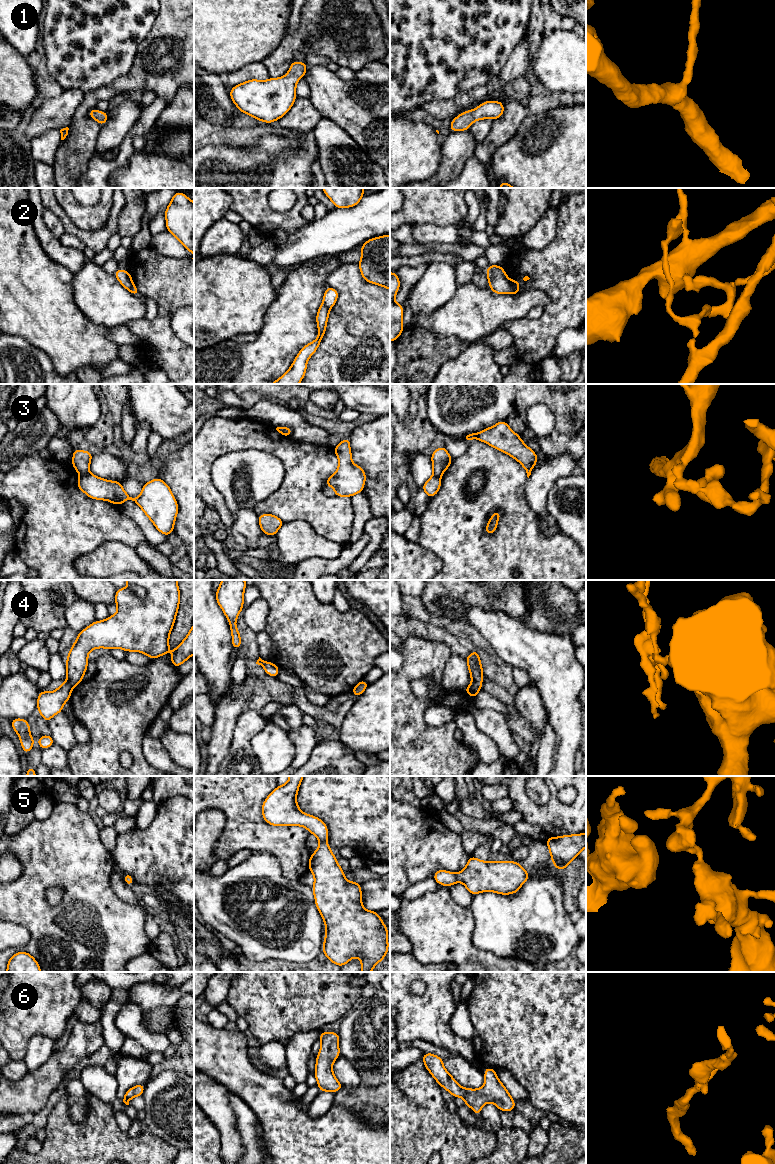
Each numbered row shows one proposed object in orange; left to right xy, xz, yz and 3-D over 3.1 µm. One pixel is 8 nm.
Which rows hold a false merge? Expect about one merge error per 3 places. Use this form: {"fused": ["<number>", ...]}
{"fused": ["2", "3", "4"]}

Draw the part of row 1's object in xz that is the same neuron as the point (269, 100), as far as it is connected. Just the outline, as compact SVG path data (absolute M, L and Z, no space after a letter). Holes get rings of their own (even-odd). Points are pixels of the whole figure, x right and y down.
M293 60L283 77L265 81L250 79L234 86L229 95L241 113L270 124L291 109L297 98L296 84L306 71L306 62Z

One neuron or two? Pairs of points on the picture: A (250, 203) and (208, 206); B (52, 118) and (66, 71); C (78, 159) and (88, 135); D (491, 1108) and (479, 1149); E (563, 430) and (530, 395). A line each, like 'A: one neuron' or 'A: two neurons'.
A: two neurons
B: two neurons
C: one neuron
D: two neurons
E: one neuron

